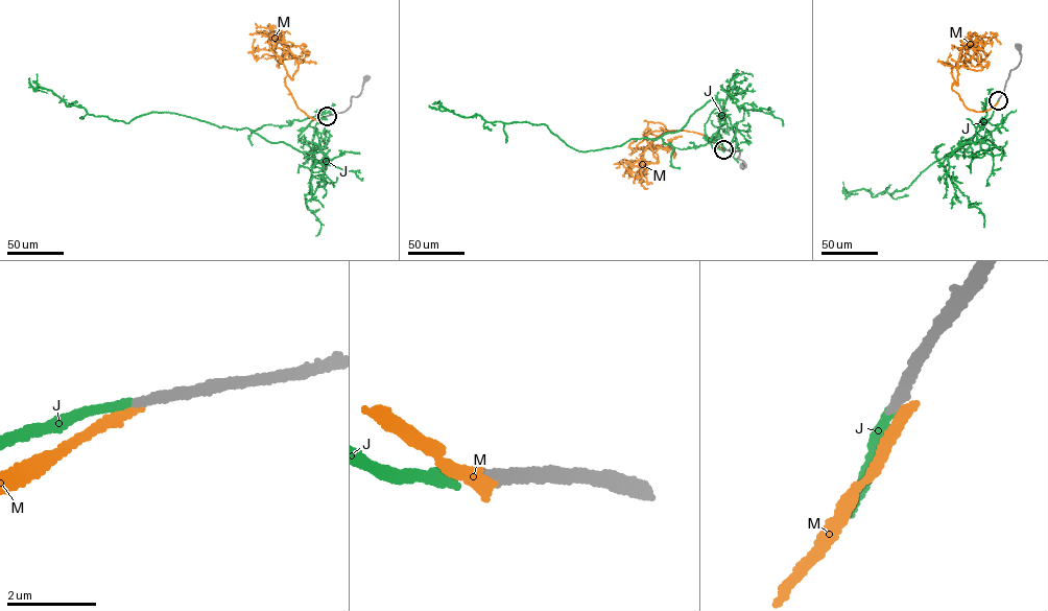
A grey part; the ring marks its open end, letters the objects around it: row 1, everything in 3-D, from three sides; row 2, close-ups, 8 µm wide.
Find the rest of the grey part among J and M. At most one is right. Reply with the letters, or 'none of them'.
J

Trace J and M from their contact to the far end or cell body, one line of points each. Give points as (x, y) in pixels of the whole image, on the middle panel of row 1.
J: (723, 149), (705, 133), (724, 103), (716, 98), (676, 132), (586, 151), (544, 124), (453, 110)
M: (723, 149), (697, 133), (661, 127), (668, 131), (643, 151), (646, 171), (633, 177), (622, 160)

